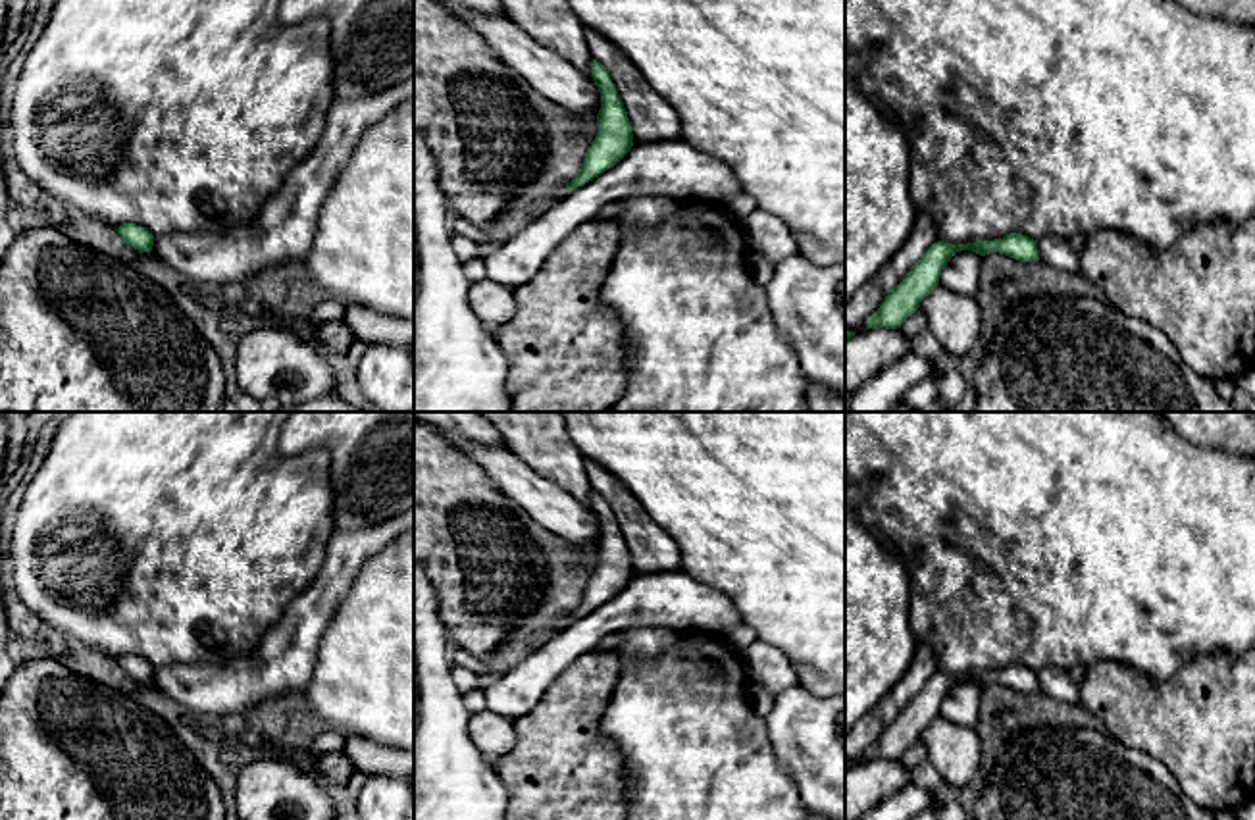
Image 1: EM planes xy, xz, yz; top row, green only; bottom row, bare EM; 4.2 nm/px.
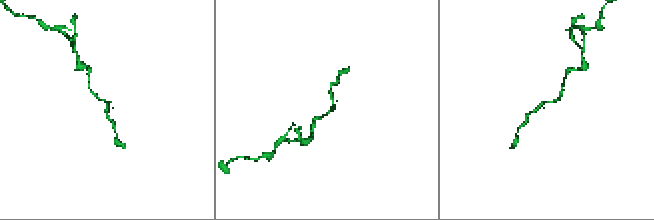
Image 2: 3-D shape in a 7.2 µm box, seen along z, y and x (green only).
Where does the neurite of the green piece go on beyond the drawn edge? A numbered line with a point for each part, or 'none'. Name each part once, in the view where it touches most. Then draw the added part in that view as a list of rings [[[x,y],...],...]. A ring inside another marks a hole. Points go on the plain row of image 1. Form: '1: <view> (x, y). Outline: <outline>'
none

